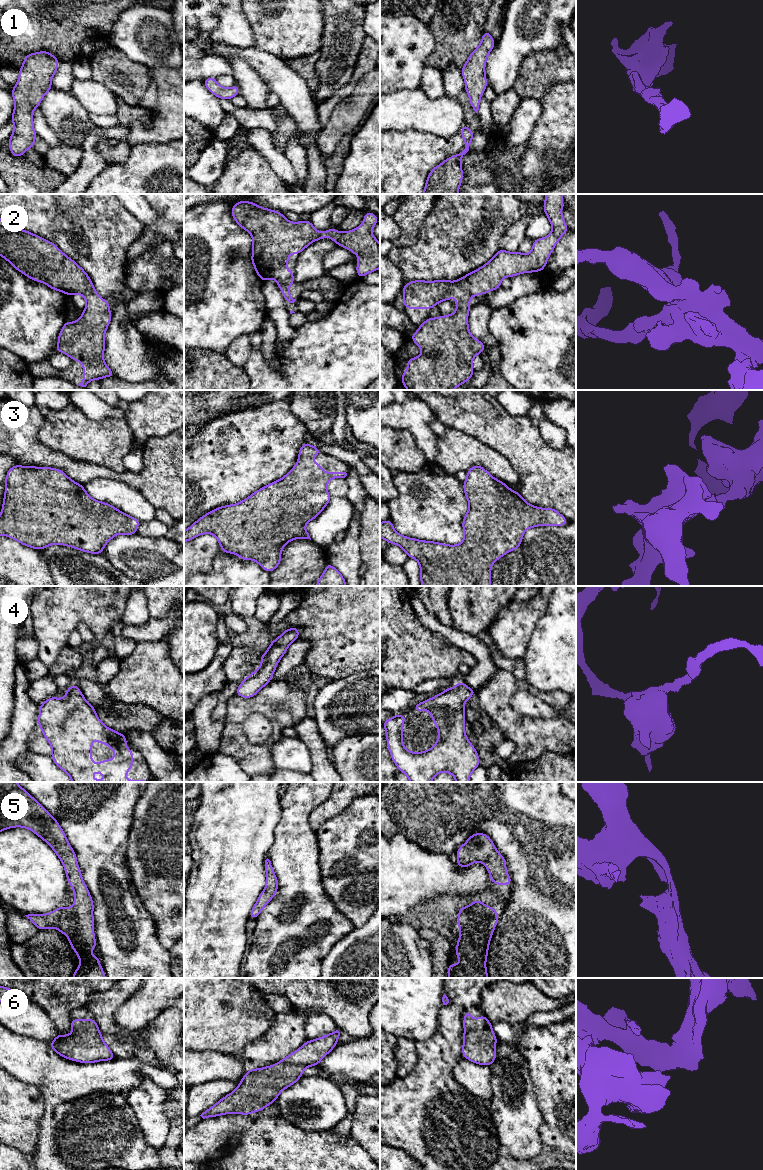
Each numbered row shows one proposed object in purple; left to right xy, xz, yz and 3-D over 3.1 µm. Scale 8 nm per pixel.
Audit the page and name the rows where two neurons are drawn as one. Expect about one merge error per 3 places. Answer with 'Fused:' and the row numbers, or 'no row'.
Fused: no row

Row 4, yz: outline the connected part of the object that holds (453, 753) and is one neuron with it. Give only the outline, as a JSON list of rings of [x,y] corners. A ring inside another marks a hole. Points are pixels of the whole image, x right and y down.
[[[465,683],[458,684],[442,693],[414,704],[416,712],[426,709],[439,730],[439,738],[435,741],[433,748],[425,752],[409,752],[403,746],[403,722],[407,719],[402,714],[382,722],[386,730],[387,747],[391,758],[397,768],[407,775],[410,782],[431,782],[440,772],[448,772],[454,776],[456,782],[469,782],[472,772],[480,765],[479,755],[465,734],[465,706],[464,702],[469,700],[476,690],[470,689]]]

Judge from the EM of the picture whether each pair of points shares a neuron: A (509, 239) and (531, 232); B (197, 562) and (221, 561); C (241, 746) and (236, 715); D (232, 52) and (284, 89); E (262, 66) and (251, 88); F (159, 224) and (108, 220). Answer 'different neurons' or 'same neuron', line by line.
A: different neurons
B: different neurons
C: same neuron
D: same neuron
E: different neurons
F: different neurons

